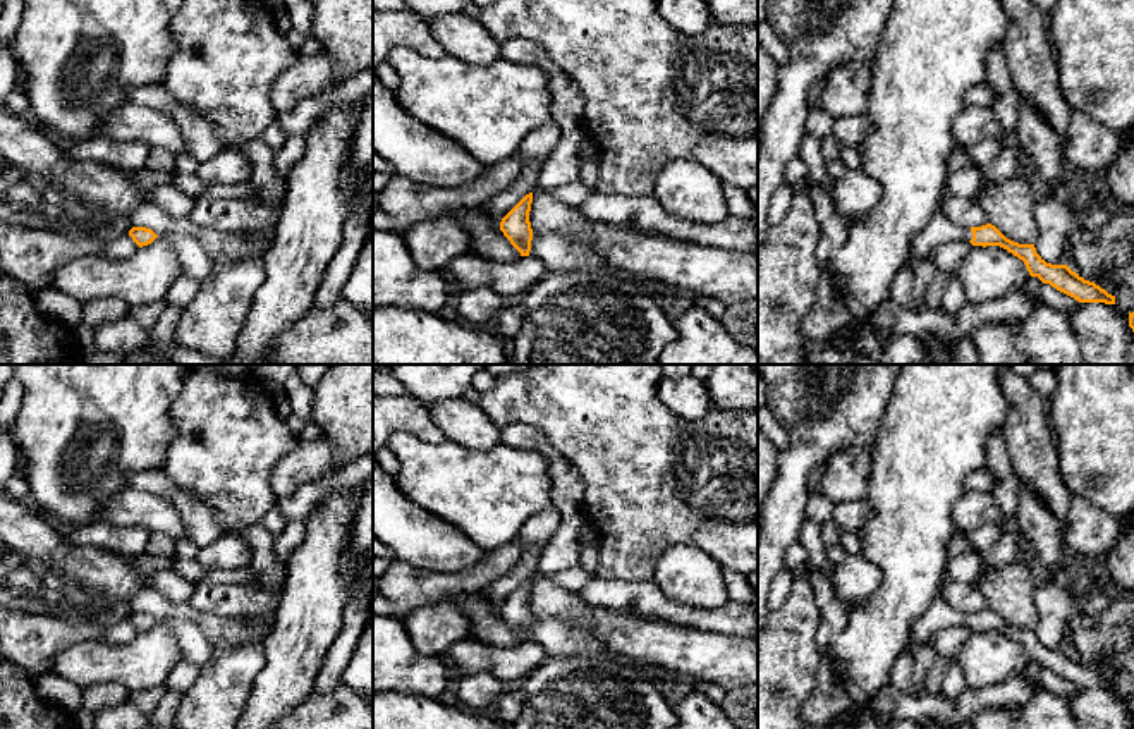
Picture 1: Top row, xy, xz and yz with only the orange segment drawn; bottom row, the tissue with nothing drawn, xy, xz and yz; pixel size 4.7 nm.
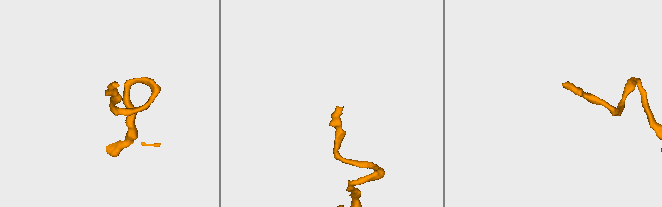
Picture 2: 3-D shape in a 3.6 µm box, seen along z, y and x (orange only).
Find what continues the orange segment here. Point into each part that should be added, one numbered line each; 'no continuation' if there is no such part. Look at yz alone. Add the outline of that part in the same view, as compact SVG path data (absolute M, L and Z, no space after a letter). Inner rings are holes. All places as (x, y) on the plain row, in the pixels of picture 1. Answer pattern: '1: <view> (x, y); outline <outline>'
1: yz (940, 614); outline M943 597L933 600L926 612L912 624L911 645L905 652L899 655L892 667L890 677L892 686L907 695L921 695L916 691L912 681L914 650L930 641L930 638L935 633L960 624L962 626L972 624L972 617L969 612L960 612L954 609Z

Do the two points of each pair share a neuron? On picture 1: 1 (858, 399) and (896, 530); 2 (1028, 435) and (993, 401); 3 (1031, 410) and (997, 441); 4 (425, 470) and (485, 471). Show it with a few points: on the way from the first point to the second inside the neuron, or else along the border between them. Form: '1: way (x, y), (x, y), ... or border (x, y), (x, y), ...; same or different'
1: border (884, 411), (871, 453); different
2: border (1000, 382), (1007, 406), (1004, 428); different
3: border (1002, 430), (1012, 471); different
4: way (440, 471), (469, 471); same

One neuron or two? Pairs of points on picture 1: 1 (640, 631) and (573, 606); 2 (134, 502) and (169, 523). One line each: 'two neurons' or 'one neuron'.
1: one neuron
2: one neuron

